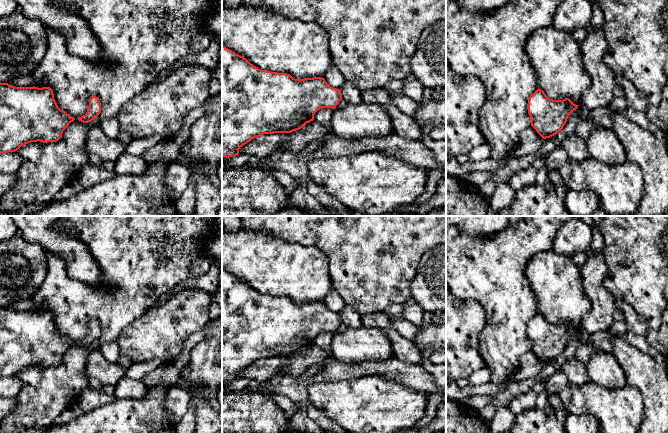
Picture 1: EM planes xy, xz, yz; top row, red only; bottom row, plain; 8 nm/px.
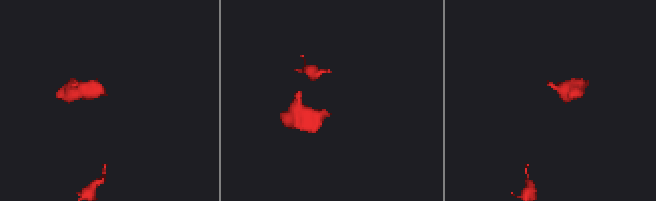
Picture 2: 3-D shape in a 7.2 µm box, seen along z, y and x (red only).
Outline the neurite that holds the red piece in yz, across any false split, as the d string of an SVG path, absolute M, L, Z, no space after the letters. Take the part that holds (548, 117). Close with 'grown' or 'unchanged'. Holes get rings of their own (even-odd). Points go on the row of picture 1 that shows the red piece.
M537 89L528 100L531 126L543 138L550 138L561 131L569 115L578 108L569 98L553 100L543 90Z; unchanged

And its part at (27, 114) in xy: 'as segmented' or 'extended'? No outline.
as segmented

